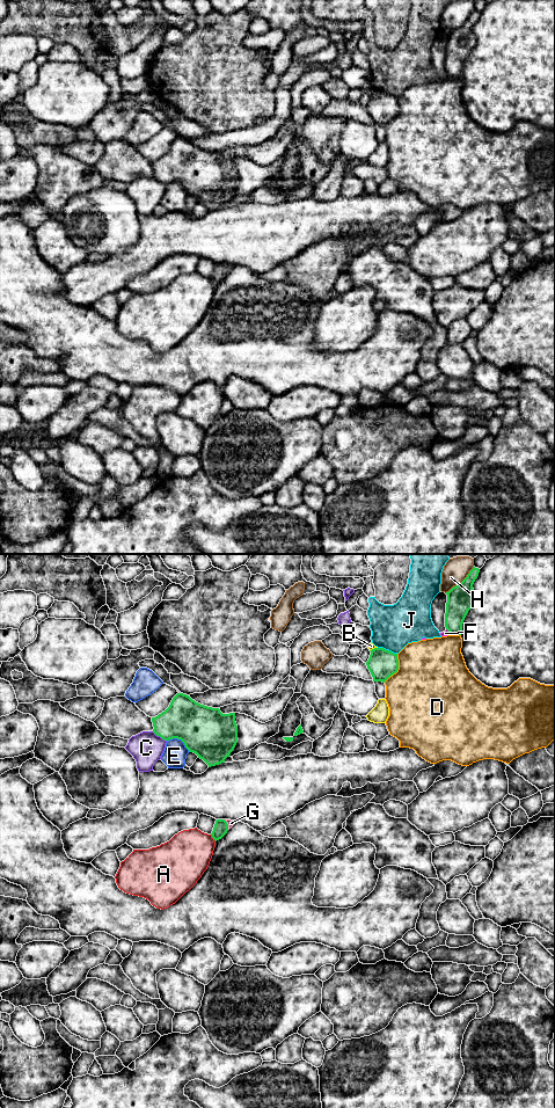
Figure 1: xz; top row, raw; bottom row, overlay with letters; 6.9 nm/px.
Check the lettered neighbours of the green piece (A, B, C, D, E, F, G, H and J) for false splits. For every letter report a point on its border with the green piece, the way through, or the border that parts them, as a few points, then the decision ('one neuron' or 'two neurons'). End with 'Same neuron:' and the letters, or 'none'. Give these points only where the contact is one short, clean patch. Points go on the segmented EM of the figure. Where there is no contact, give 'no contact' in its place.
A: xz (213, 838) | two neurons
B: xz (374, 648) | two neurons
C: xz (159, 735) | two neurons
D: xz (398, 669) | two neurons
E: xz (180, 738) | two neurons
F: xz (447, 629) | two neurons
G: xz (227, 824) | along xz (224, 819), (228, 829) | two neurons
H: xz (461, 582) | two neurons
J: xz (387, 650) | two neurons
Same neuron: none

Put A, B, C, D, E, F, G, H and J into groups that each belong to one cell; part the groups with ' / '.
A / B / C / D / E / F J / G / H

